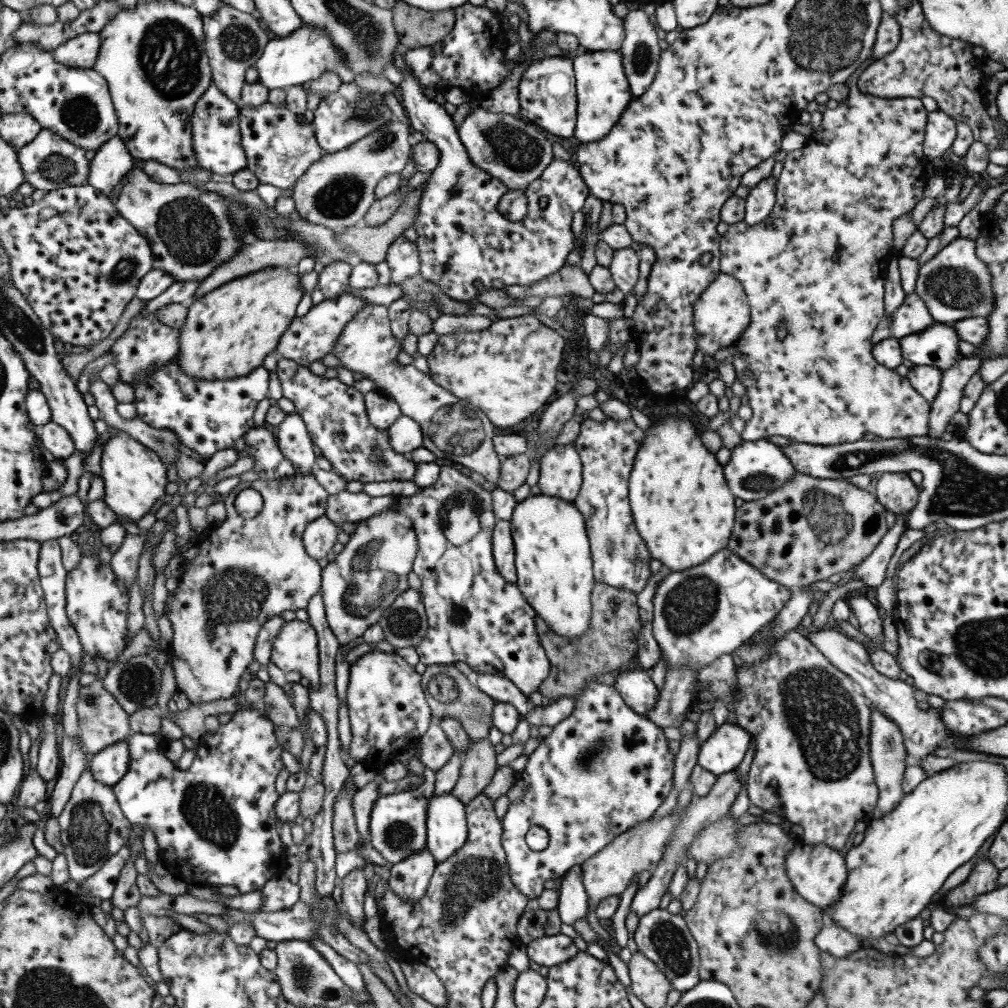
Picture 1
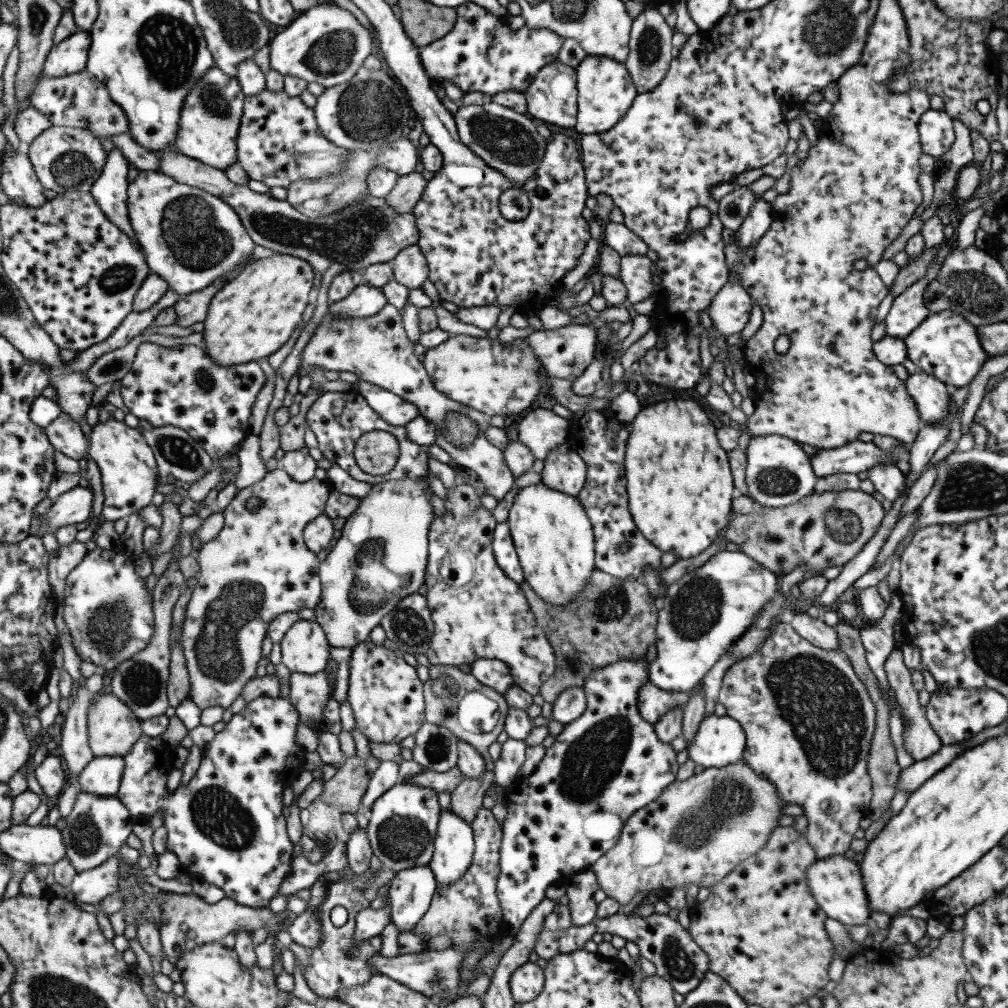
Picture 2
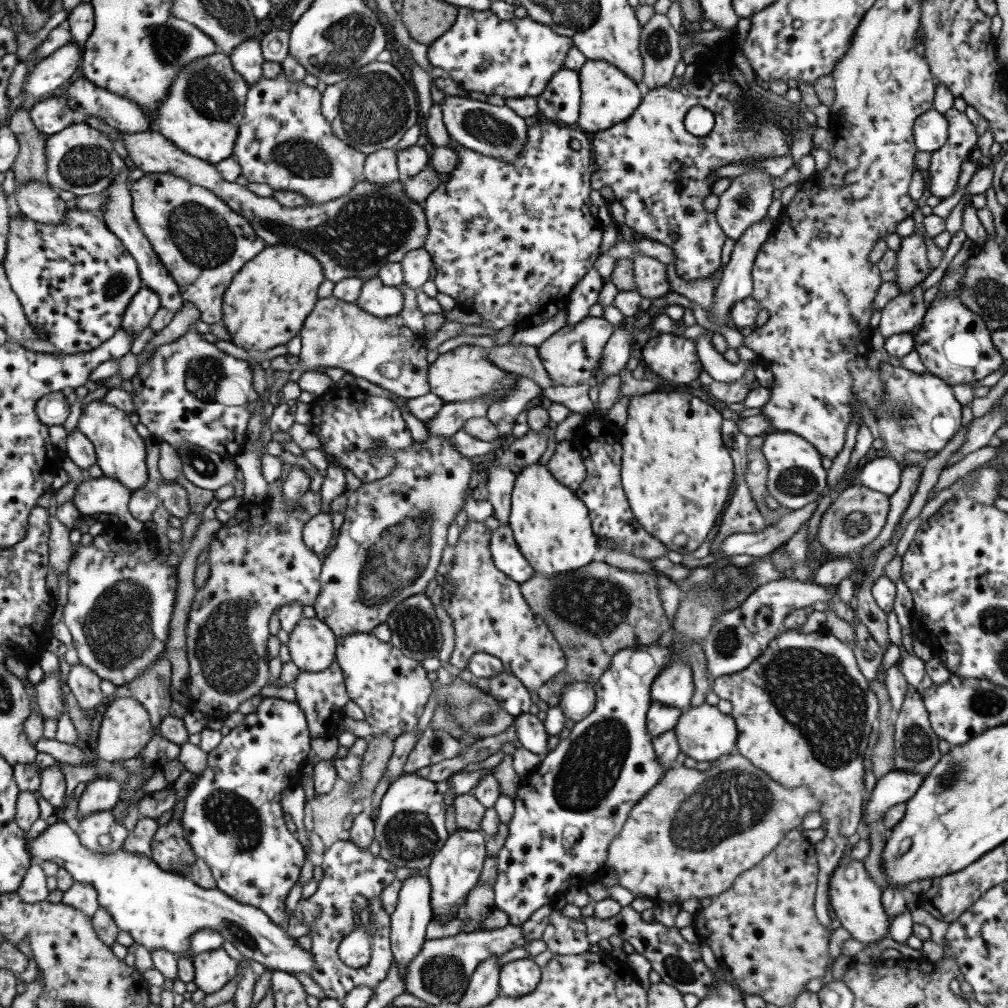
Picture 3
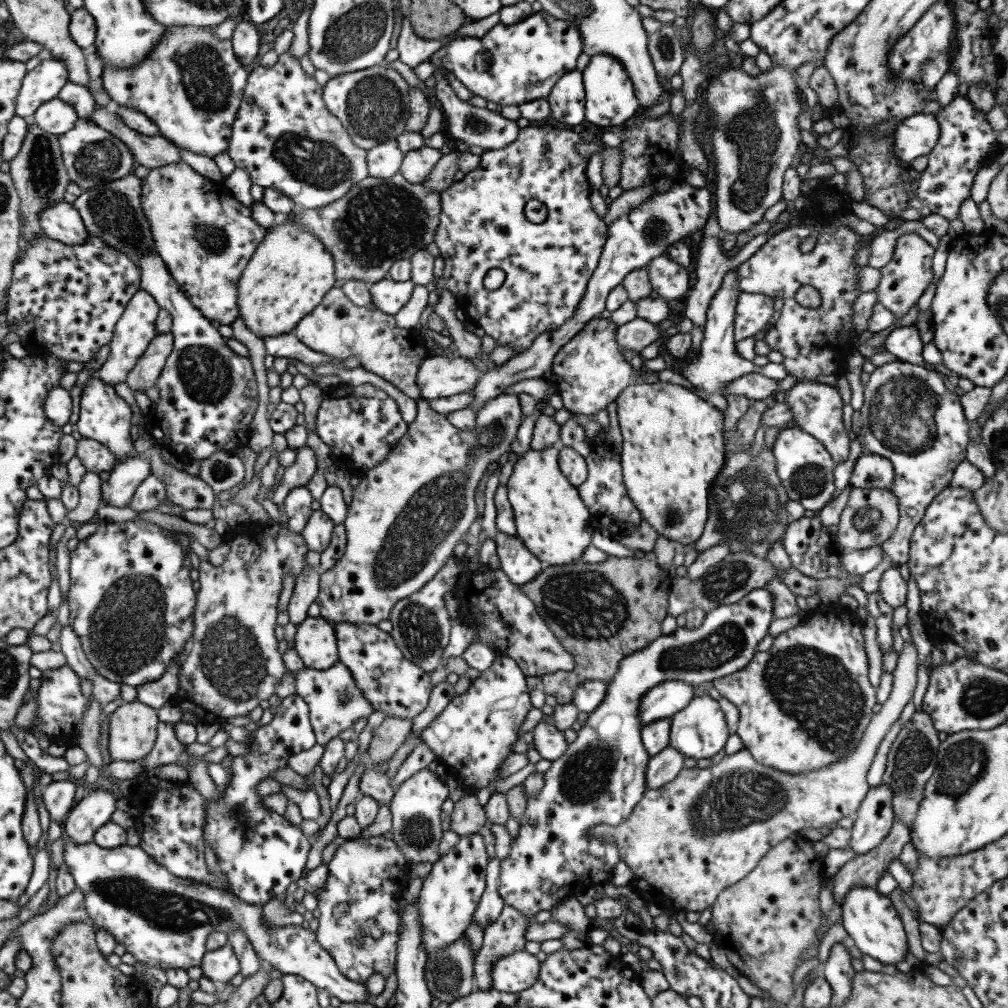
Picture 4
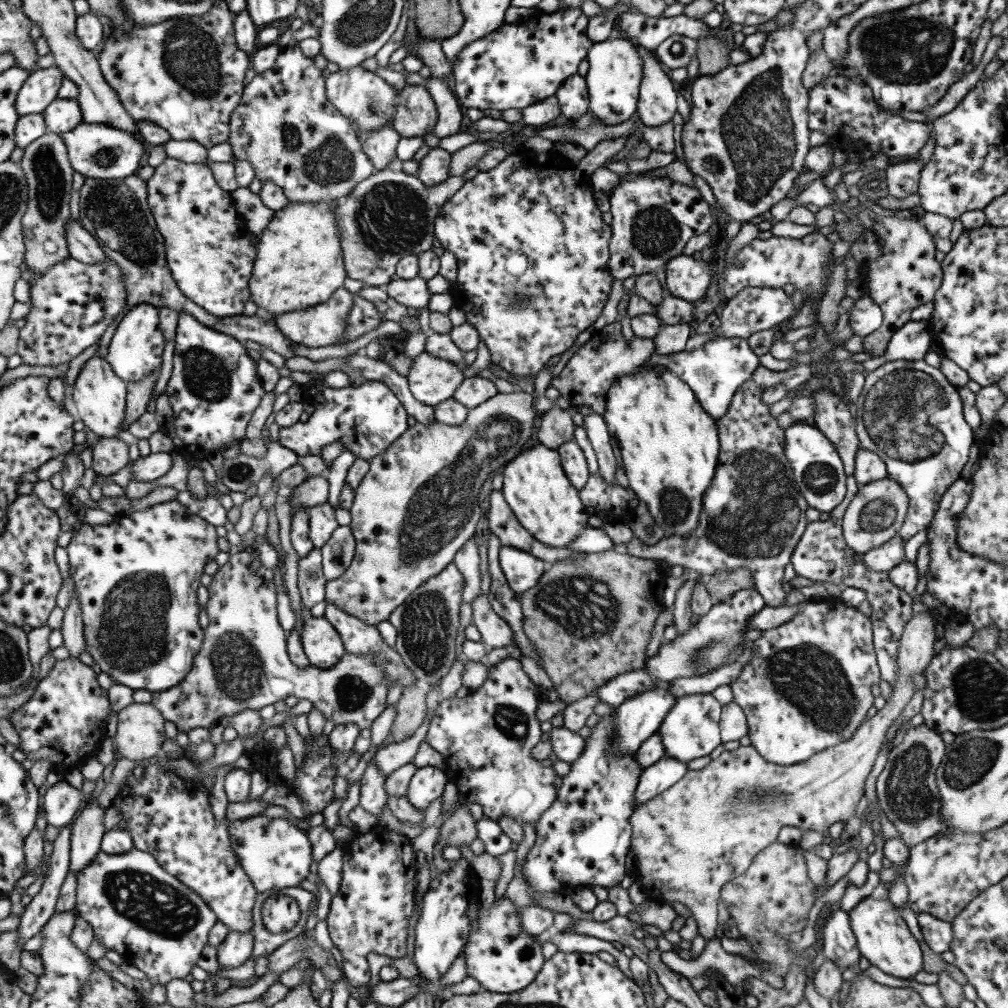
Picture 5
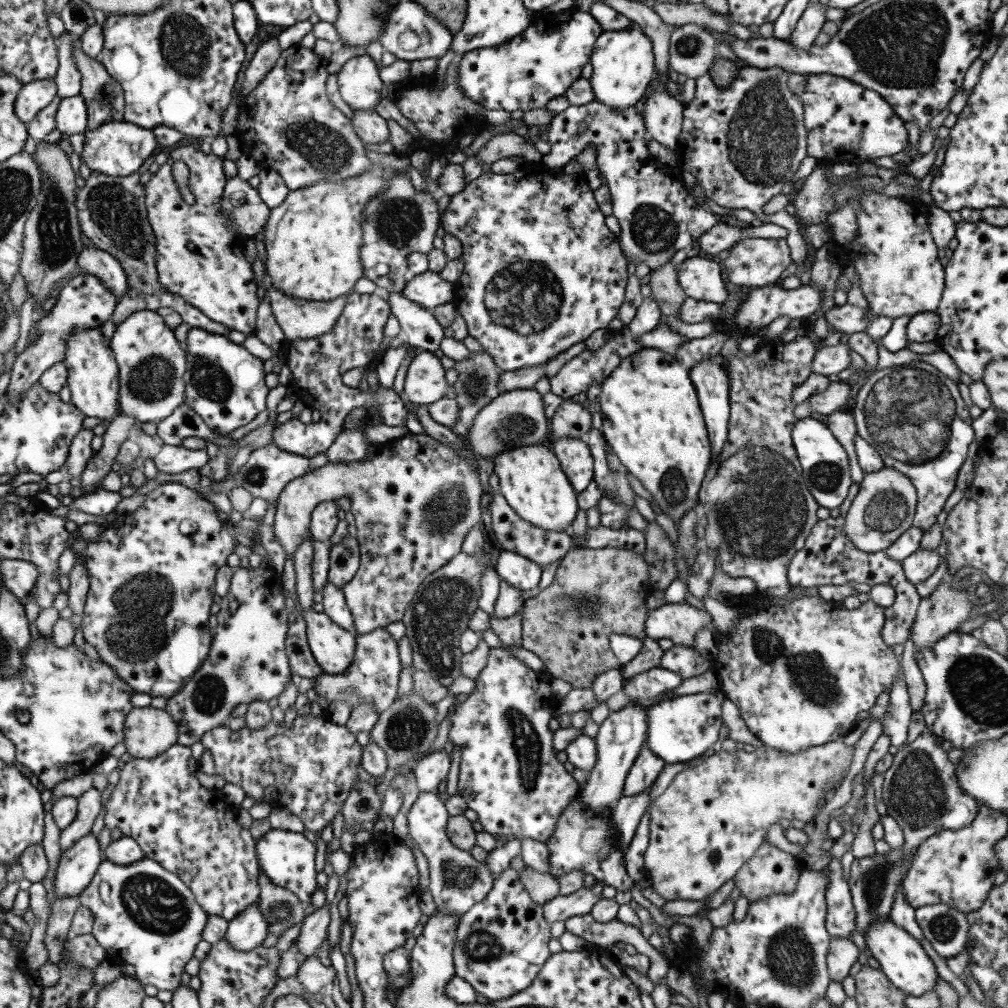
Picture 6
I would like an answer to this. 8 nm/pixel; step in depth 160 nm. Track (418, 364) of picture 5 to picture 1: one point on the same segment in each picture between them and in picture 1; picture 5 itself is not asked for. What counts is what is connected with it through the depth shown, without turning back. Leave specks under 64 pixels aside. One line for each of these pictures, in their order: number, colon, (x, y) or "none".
1: (507, 371)
2: (494, 378)
3: (462, 374)
4: (438, 376)

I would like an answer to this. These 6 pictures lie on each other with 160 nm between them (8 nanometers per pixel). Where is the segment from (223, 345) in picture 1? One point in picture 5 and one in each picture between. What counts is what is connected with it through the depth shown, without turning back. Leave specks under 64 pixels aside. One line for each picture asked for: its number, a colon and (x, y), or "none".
2: (251, 315)
3: (265, 304)
4: (289, 272)
5: (298, 263)

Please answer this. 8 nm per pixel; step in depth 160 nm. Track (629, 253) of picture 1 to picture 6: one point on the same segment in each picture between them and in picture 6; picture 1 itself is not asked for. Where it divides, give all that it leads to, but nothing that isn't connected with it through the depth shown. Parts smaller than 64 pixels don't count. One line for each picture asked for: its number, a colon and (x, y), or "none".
2: (635, 272)
3: (649, 278)
4: (671, 281)
5: (686, 278)
6: (701, 279)

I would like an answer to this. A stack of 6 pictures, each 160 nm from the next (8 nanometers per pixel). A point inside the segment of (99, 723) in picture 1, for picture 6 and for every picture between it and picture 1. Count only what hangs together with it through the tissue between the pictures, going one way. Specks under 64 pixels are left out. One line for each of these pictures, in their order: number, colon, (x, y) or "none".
2: (113, 729)
3: (125, 728)
4: (131, 732)
5: (139, 733)
6: (147, 732)

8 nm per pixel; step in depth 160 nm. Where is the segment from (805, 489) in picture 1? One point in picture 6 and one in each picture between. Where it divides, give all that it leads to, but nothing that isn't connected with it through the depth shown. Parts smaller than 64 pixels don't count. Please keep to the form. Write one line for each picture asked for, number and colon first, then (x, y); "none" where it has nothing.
2: (826, 529)
3: (855, 516)
4: (868, 518)
5: (874, 515)
6: (882, 509)

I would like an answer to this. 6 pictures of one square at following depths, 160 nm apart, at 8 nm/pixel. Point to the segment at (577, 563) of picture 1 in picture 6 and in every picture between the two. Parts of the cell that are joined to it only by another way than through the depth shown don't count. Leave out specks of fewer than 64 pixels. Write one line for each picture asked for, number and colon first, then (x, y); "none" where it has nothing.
2: (552, 537)
3: (550, 525)
4: (551, 521)
5: (534, 485)
6: (530, 479)

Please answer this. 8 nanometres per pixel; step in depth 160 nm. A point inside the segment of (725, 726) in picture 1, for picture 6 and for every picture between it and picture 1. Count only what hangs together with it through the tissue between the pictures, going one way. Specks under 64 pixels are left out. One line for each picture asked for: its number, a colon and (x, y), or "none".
2: (718, 741)
3: (703, 733)
4: (698, 730)
5: (690, 729)
6: (681, 728)

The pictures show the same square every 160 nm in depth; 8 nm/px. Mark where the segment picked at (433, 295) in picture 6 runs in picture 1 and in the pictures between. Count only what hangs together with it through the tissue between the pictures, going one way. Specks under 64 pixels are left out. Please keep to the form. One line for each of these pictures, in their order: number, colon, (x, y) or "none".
1: (309, 337)
2: (364, 300)
3: (376, 298)
4: (388, 296)
5: (413, 292)

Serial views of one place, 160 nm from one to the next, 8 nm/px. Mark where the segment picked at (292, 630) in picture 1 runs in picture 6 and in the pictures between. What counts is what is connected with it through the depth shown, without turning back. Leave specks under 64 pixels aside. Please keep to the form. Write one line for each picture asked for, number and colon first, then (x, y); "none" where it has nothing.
2: (304, 649)
3: (311, 645)
4: (314, 641)
5: (320, 642)
6: (332, 647)

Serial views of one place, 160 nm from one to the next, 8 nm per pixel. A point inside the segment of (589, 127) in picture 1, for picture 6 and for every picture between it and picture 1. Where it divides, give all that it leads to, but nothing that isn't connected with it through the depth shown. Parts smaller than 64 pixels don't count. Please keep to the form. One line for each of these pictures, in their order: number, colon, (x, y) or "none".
2: (604, 91)
3: (607, 96)
4: (609, 99)
5: (614, 72)
6: (622, 62)

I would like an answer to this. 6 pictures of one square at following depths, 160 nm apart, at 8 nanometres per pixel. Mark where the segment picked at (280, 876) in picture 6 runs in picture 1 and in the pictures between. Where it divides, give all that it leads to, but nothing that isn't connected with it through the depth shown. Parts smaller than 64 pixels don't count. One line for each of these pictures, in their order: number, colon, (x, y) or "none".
1: (214, 824)
2: (227, 825)
3: (232, 820)
4: (260, 853)
5: (273, 853)

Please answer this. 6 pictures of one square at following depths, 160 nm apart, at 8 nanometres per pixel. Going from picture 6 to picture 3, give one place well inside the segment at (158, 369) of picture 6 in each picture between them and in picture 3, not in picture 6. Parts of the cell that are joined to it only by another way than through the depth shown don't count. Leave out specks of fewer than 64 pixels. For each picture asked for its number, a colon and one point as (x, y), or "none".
3: (144, 303)
4: (133, 330)
5: (134, 350)

